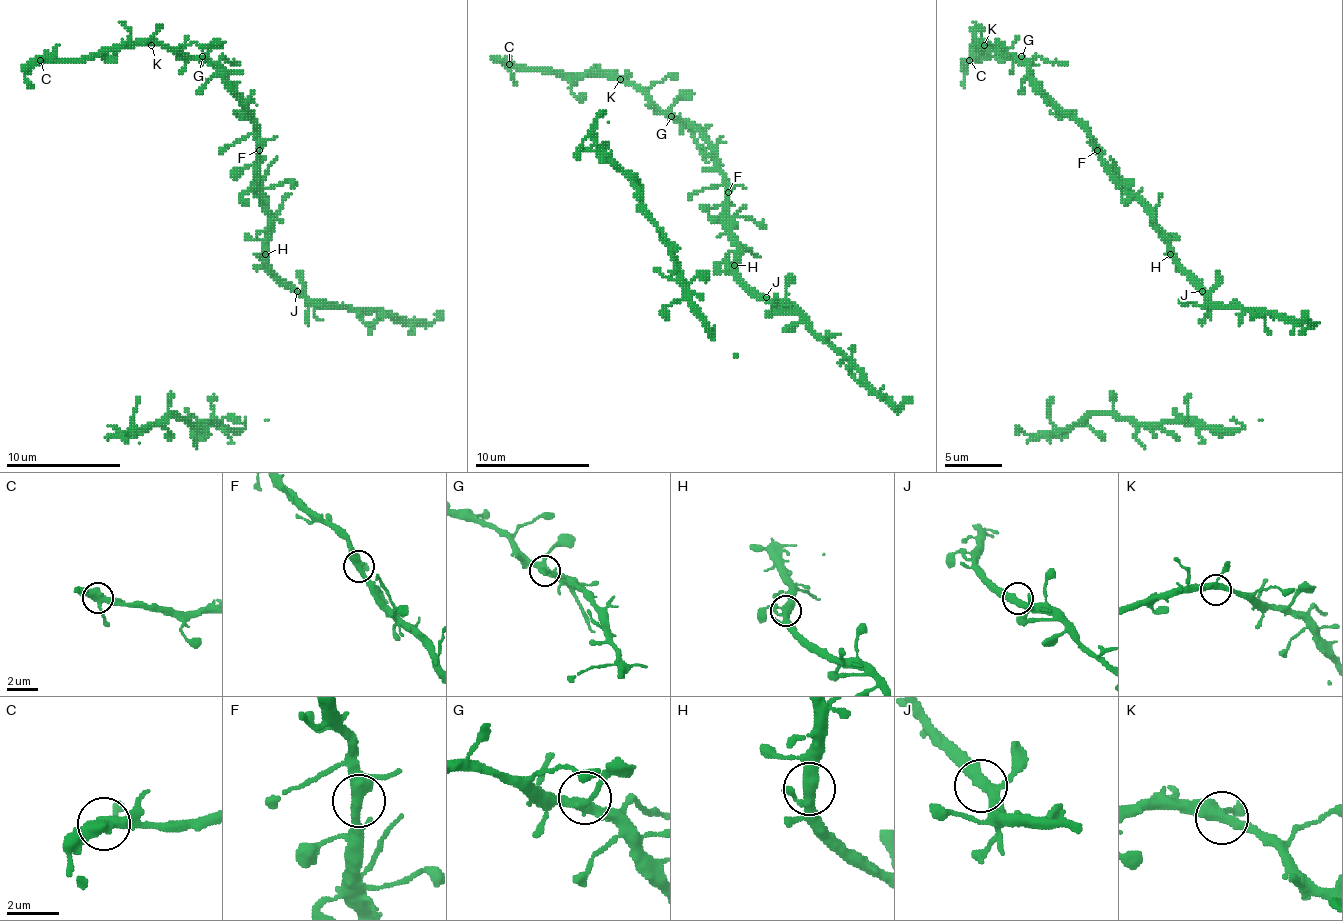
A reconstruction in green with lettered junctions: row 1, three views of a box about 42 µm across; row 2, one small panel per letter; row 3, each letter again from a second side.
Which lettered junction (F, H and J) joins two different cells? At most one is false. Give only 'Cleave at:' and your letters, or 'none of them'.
Cleave at: none of them

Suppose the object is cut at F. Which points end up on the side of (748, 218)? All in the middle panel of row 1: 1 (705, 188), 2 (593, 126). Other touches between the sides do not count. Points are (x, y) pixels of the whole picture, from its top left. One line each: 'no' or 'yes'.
1: no
2: yes

